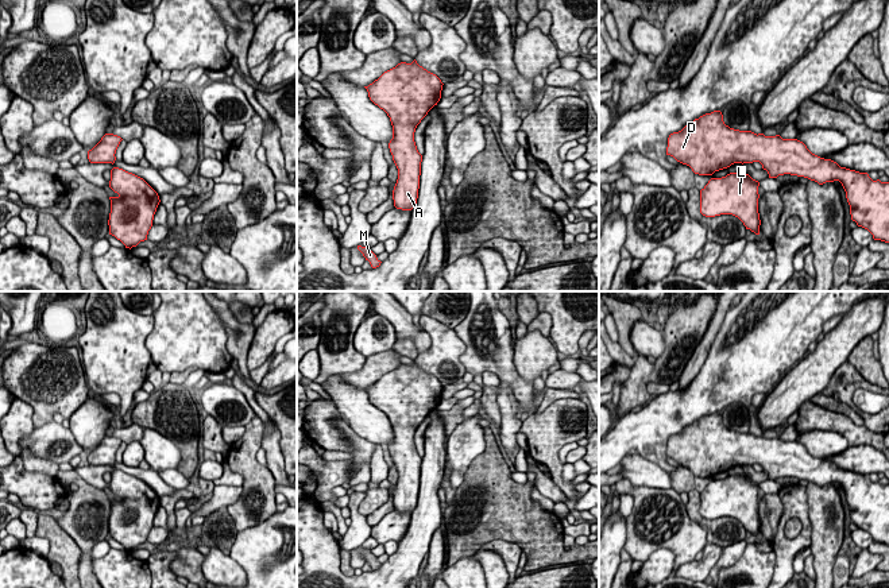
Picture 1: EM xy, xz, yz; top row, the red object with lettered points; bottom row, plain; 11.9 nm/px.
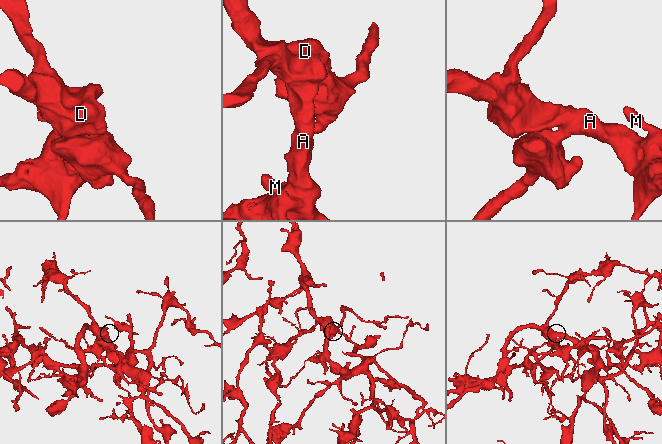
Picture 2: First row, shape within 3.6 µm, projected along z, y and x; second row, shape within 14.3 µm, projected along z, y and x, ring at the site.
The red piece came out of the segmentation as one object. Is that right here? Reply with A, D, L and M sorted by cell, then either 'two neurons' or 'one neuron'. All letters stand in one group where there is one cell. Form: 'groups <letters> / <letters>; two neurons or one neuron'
groups A D L M; one neuron

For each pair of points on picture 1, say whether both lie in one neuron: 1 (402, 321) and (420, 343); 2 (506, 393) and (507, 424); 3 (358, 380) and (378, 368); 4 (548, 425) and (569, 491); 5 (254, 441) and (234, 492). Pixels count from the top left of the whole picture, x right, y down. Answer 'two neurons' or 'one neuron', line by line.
1: one neuron
2: one neuron
3: one neuron
4: one neuron
5: two neurons

